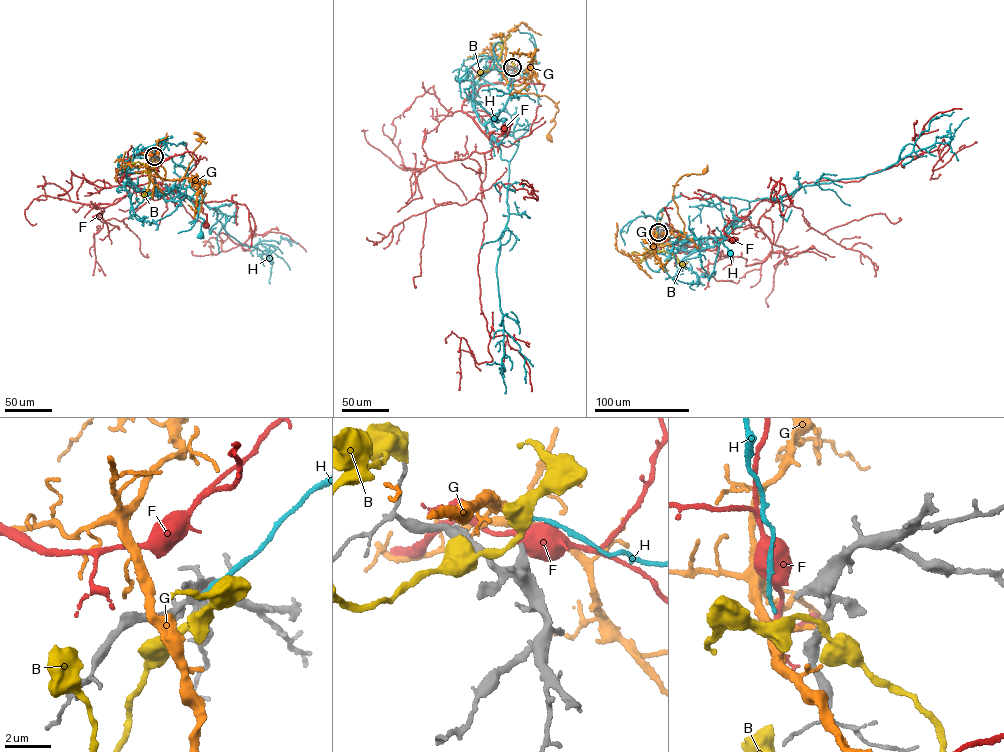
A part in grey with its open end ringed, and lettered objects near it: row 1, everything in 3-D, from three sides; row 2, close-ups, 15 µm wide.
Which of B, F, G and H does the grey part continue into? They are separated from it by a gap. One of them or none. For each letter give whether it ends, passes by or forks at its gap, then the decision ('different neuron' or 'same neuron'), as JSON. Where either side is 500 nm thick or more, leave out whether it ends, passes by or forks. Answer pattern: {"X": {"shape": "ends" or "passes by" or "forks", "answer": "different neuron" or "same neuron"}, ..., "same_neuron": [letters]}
{"B": {"shape": "passes by", "answer": "different neuron"}, "F": {"answer": "different neuron"}, "G": {"shape": "passes by", "answer": "different neuron"}, "H": {"shape": "ends", "answer": "different neuron"}, "same_neuron": []}

